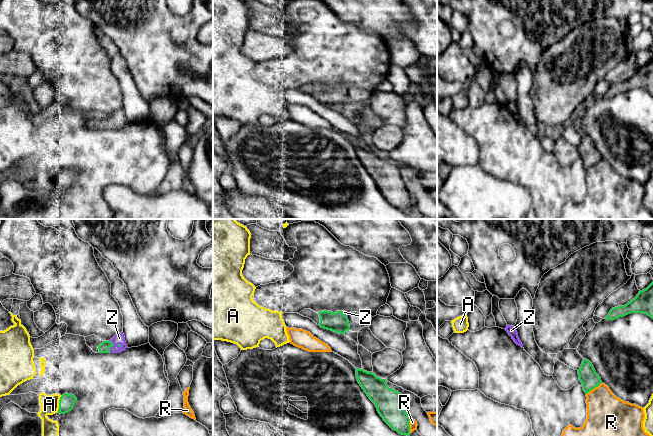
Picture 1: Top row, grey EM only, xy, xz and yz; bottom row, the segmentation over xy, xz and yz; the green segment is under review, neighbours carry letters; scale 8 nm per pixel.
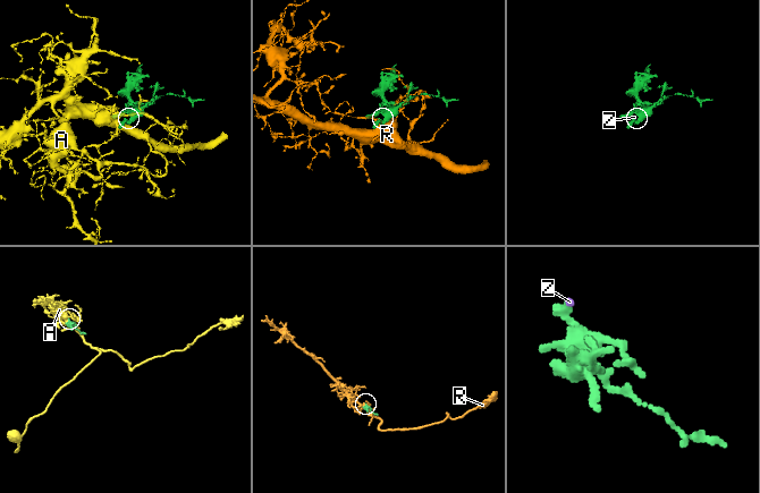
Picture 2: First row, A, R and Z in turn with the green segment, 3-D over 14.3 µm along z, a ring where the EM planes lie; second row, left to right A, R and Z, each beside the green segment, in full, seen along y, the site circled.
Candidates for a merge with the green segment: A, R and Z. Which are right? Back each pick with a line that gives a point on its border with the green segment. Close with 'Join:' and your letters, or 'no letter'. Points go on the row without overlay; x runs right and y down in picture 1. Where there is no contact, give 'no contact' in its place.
Z: xy (112, 122)
Join: Z

